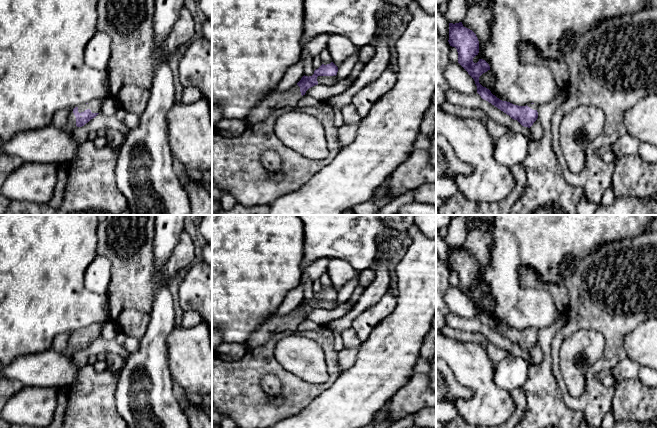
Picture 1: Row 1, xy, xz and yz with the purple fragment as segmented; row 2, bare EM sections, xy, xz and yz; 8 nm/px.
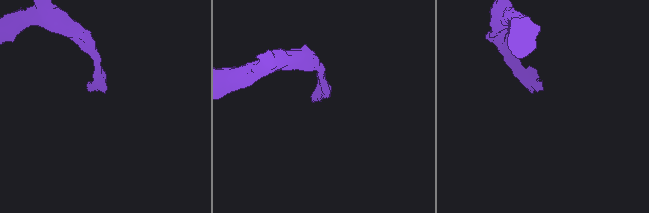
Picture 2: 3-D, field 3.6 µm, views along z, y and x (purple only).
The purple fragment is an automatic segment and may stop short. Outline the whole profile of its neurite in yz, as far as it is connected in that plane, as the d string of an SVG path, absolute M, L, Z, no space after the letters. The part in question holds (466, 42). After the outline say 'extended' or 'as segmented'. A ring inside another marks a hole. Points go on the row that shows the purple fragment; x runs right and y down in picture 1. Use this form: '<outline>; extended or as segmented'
M462 22L449 23L448 42L450 46L457 49L458 63L474 79L477 93L481 98L509 115L512 119L517 120L522 126L530 128L538 118L539 105L531 103L526 106L518 106L502 101L479 83L479 77L490 70L490 66L483 59L479 59L477 63L473 62L473 58L479 53L479 41L476 34L464 27Z; extended

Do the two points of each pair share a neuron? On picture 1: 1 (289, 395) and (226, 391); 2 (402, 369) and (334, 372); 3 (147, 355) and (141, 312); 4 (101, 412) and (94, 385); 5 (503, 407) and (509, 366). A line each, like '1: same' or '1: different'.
1: same
2: different
3: different
4: same
5: different

